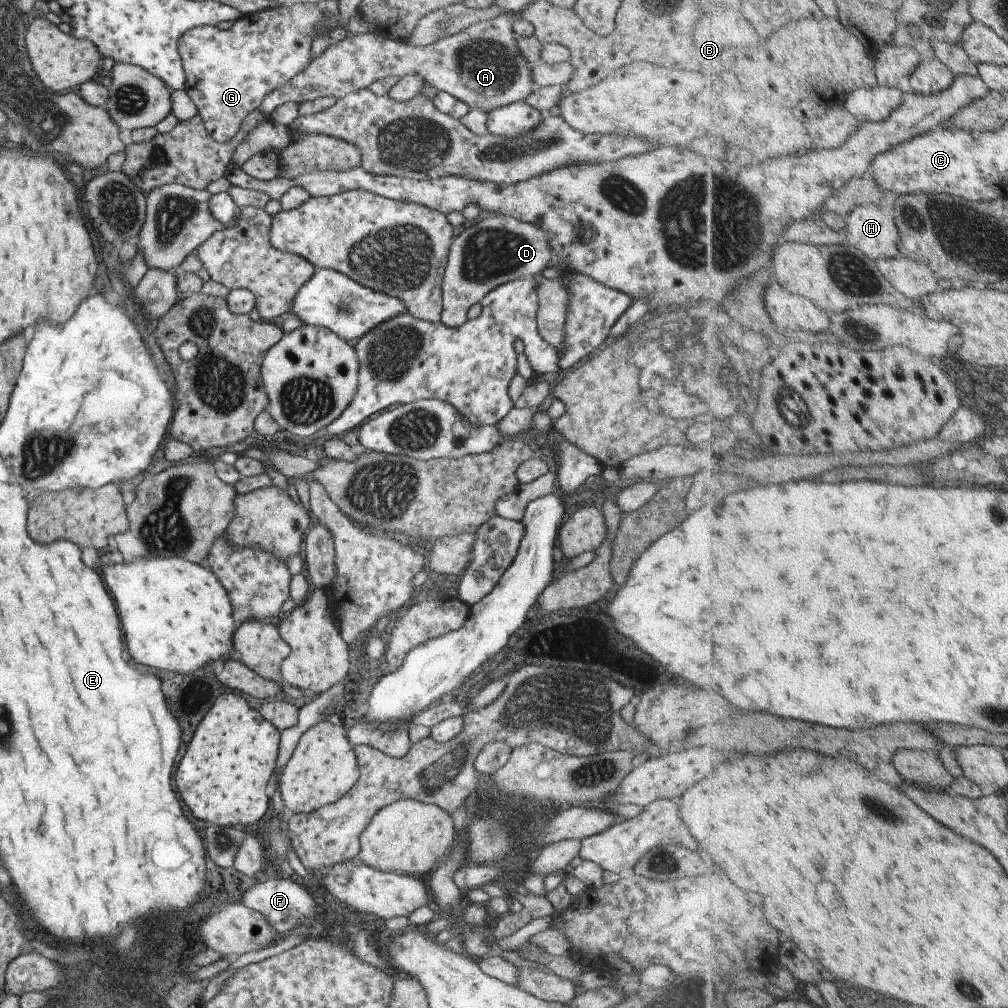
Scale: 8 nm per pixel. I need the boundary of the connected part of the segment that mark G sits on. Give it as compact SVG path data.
M299 3L290 7L267 8L261 12L241 16L227 30L215 26L197 26L183 32L177 40L177 54L180 54L181 66L185 78L183 90L195 104L197 115L202 121L206 134L216 143L228 143L237 134L245 116L260 109L261 100L287 80L292 80L311 62L311 29L319 20L321 4Z

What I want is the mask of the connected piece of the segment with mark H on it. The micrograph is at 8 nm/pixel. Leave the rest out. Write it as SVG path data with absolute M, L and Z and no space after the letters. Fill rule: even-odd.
M880 205L858 206L847 217L847 230L850 244L855 244L867 256L878 261L881 257L894 257L902 252L902 234L896 223L894 212L888 212Z

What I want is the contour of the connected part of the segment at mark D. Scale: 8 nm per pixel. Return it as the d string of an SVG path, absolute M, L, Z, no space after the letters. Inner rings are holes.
M503 214L487 216L477 221L479 222L457 234L449 246L447 266L441 282L440 313L441 324L449 328L461 327L469 308L481 303L481 300L497 286L540 274L543 268L558 262L551 246L547 244L545 232L539 226Z

